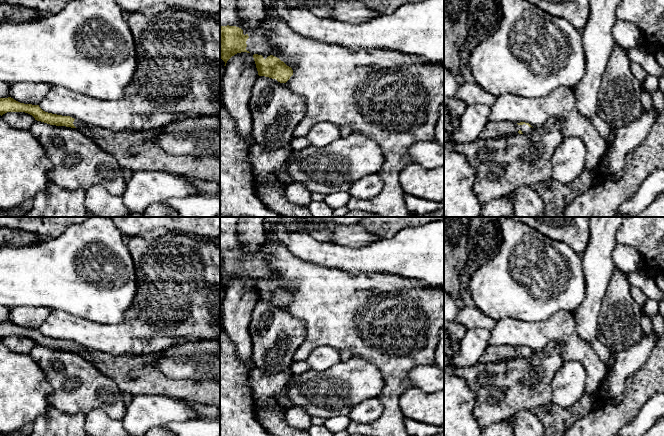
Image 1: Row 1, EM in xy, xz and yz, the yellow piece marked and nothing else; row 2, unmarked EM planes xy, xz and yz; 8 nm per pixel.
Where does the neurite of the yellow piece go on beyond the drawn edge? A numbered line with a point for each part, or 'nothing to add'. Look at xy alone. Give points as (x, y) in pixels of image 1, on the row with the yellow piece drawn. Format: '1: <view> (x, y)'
1: xy (190, 147)

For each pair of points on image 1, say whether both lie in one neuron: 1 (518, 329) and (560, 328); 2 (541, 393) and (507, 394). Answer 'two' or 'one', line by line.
1: one
2: one

